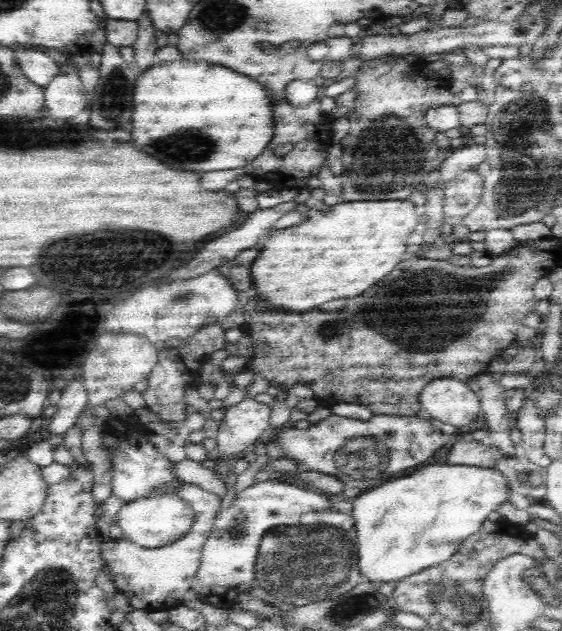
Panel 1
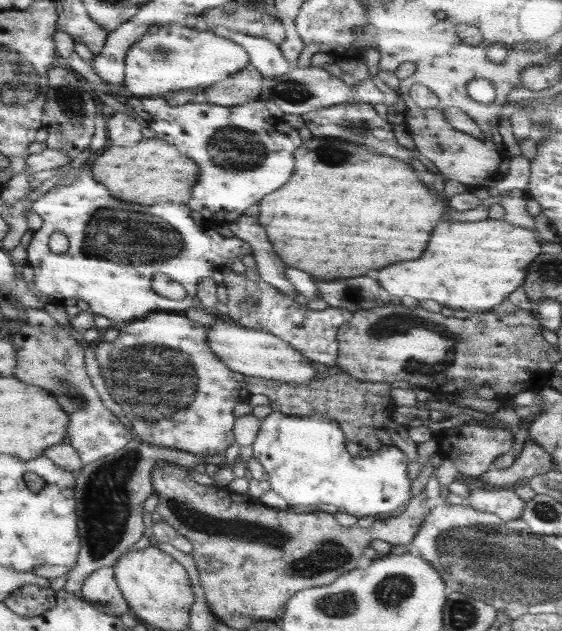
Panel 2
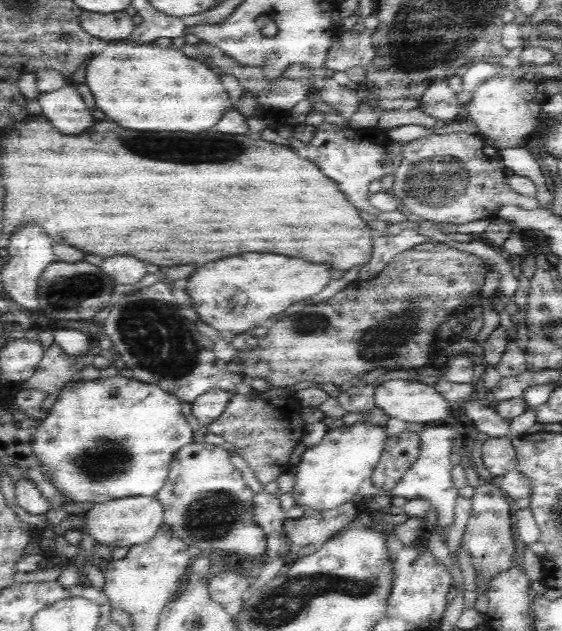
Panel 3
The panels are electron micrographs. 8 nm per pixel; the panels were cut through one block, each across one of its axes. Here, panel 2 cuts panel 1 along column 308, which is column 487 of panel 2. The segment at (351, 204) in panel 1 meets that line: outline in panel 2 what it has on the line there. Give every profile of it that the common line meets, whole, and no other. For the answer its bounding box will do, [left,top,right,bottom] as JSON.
[375,217,540,312]

